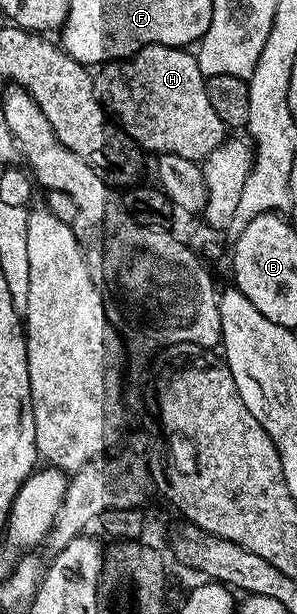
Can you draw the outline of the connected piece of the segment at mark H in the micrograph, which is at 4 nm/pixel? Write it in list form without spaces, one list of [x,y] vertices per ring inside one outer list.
[[[144,46],[138,54],[134,54],[132,58],[118,60],[102,65],[95,74],[95,89],[97,97],[101,99],[102,106],[106,111],[119,123],[125,133],[130,134],[135,139],[137,145],[141,147],[142,151],[150,152],[154,155],[158,154],[174,154],[175,156],[187,156],[187,160],[195,163],[200,163],[211,152],[215,152],[225,141],[227,137],[227,128],[223,124],[223,120],[219,120],[219,115],[215,112],[215,108],[211,108],[211,100],[207,100],[206,76],[199,68],[196,57],[188,49],[180,46]]]

